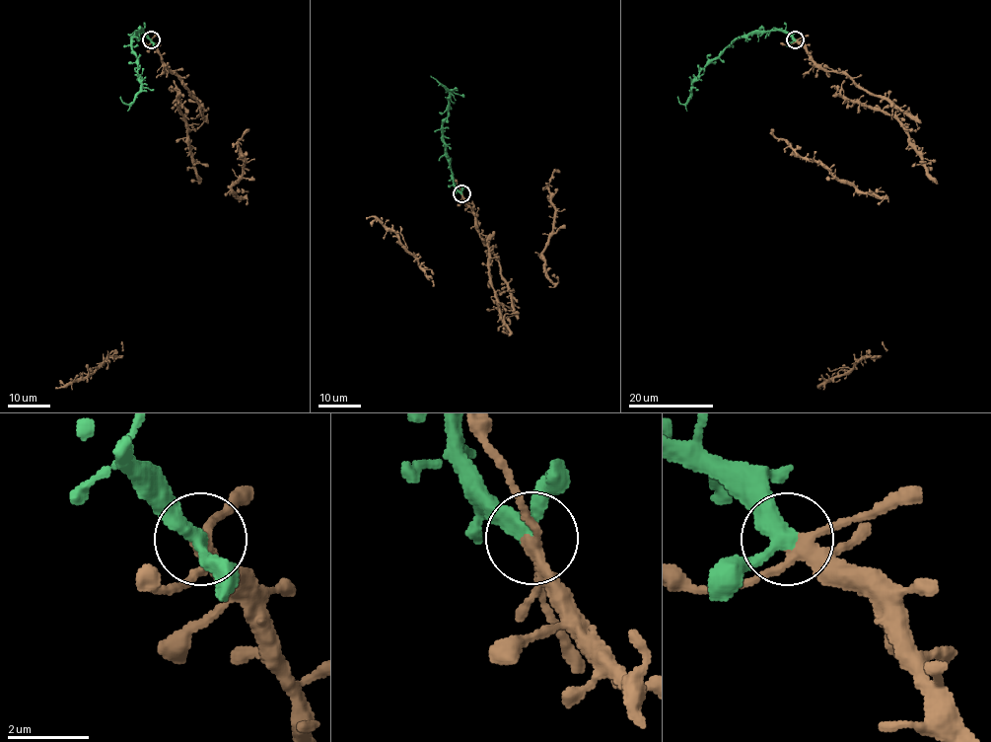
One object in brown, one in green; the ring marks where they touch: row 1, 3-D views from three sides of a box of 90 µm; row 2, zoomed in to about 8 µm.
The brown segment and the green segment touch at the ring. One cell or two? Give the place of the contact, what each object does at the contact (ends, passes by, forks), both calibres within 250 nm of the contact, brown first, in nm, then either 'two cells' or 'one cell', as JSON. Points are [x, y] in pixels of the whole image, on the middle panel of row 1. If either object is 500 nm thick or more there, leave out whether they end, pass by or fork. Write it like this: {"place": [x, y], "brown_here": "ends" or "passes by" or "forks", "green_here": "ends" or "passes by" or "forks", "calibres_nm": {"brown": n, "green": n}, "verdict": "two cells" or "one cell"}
{"place": [461, 193], "brown_here": "forks", "green_here": "passes by", "calibres_nm": {"brown": 240, "green": 340}, "verdict": "one cell"}

